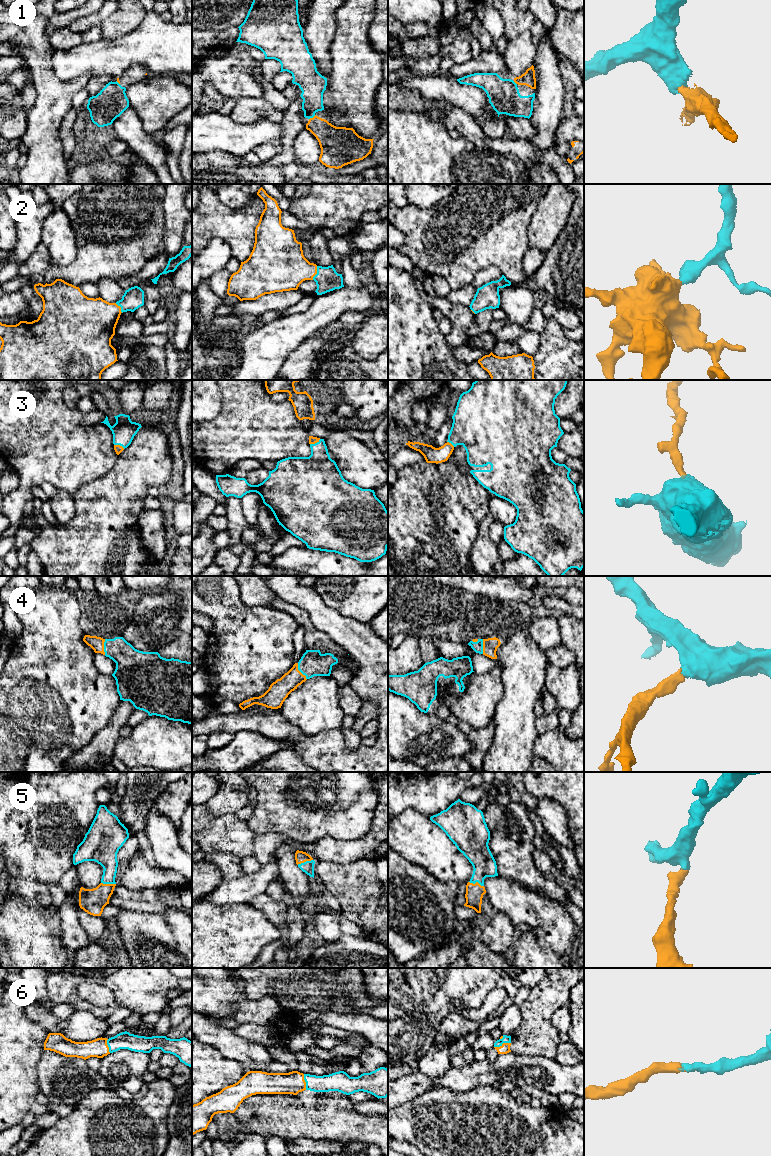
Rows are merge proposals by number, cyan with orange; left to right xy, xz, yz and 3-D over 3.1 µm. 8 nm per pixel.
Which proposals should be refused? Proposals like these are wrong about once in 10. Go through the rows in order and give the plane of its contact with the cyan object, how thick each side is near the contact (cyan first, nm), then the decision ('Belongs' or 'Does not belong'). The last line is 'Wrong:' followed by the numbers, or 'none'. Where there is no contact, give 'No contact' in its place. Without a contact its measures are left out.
1: Touches cyan in xz. Thickness 190 nm (cyan) against 220 nm. Belongs
2: Touches cyan in xz. Thickness 190 nm (cyan) against 320 nm. Belongs
3: Touches cyan in xz. Thickness 320 nm (cyan) against 60 nm. Belongs
4: Touches cyan in xz. Thickness 200 nm (cyan) against 160 nm. Belongs
5: Touches cyan in xz. Thickness 100 nm (cyan) against 90 nm. Belongs
6: Touches cyan in yz. Thickness 60 nm (cyan) against 80 nm. Belongs
Wrong: none

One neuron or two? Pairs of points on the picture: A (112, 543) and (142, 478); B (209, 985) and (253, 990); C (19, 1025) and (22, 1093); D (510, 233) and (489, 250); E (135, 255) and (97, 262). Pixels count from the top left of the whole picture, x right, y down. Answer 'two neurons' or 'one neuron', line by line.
A: one neuron
B: two neurons
C: one neuron
D: one neuron
E: one neuron

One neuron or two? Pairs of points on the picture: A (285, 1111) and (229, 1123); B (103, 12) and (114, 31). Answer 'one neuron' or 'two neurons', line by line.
A: two neurons
B: two neurons

